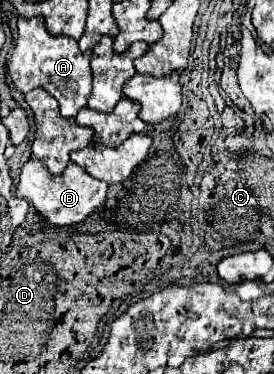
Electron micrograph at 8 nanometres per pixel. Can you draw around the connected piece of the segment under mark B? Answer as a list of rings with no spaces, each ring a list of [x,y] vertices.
[[[29,158],[21,168],[21,180],[17,184],[17,194],[33,204],[37,214],[55,226],[73,226],[83,222],[89,214],[93,214],[105,202],[107,184],[89,176],[85,168],[77,164],[69,164],[63,174],[55,176],[47,170],[47,166],[35,158]]]

